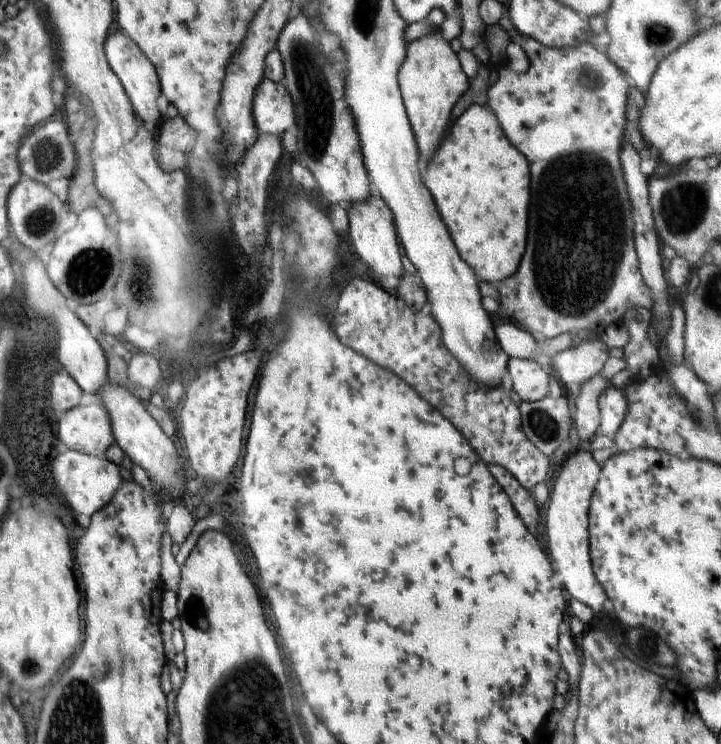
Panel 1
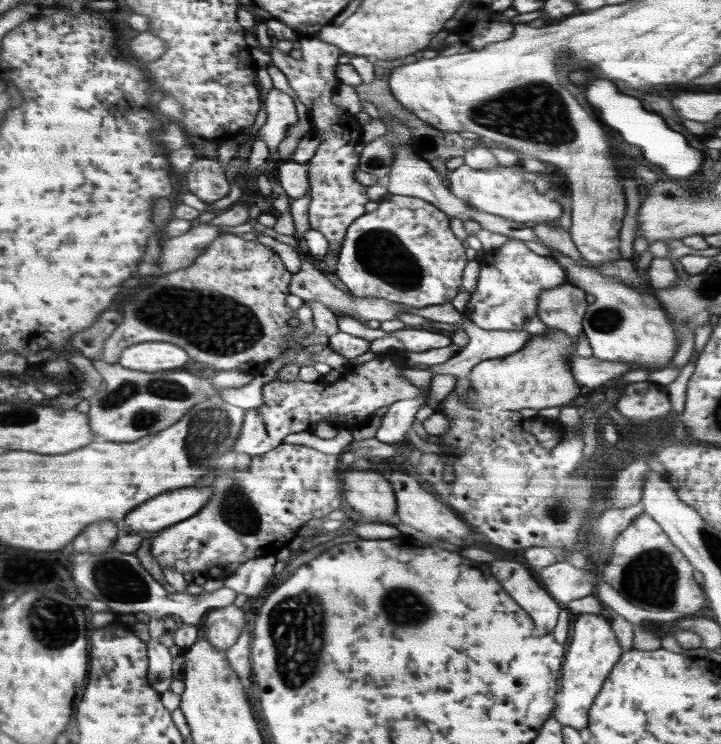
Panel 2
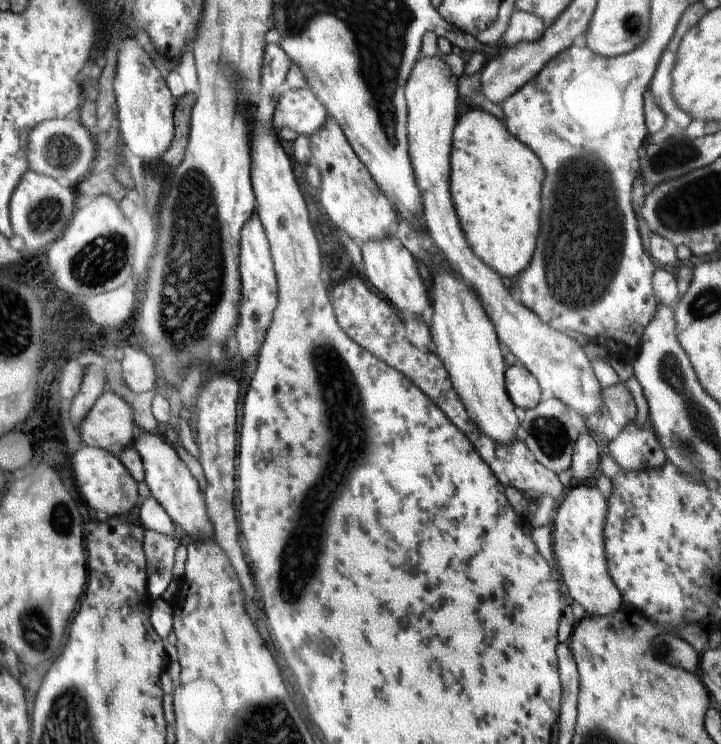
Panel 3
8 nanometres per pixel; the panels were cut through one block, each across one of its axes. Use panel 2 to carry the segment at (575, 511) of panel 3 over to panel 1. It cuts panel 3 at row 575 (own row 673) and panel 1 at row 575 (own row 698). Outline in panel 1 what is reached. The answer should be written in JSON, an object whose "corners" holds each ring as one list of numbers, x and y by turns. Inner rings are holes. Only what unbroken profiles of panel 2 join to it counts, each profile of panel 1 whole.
{"corners":[[579,449,568,453,560,466,560,472,554,479,553,490,543,509,552,568,559,576,567,597,576,598,594,613,602,612,607,596,602,585,596,580,589,549,589,506,601,466,592,457,592,451]]}

